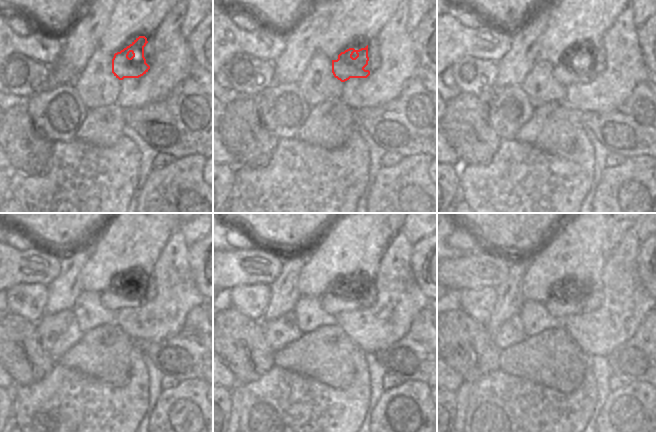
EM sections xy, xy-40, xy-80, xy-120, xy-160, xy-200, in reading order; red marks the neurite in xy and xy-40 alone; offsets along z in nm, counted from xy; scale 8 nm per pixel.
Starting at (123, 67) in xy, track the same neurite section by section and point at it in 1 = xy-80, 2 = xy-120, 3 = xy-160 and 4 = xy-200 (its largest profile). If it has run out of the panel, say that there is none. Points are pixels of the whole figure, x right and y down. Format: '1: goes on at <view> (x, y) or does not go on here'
1: goes on at xy-80 (570, 70)
2: goes on at xy-120 (116, 298)
3: goes on at xy-160 (335, 302)
4: goes on at xy-200 (560, 305)

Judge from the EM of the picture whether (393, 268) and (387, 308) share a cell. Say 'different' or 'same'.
same

